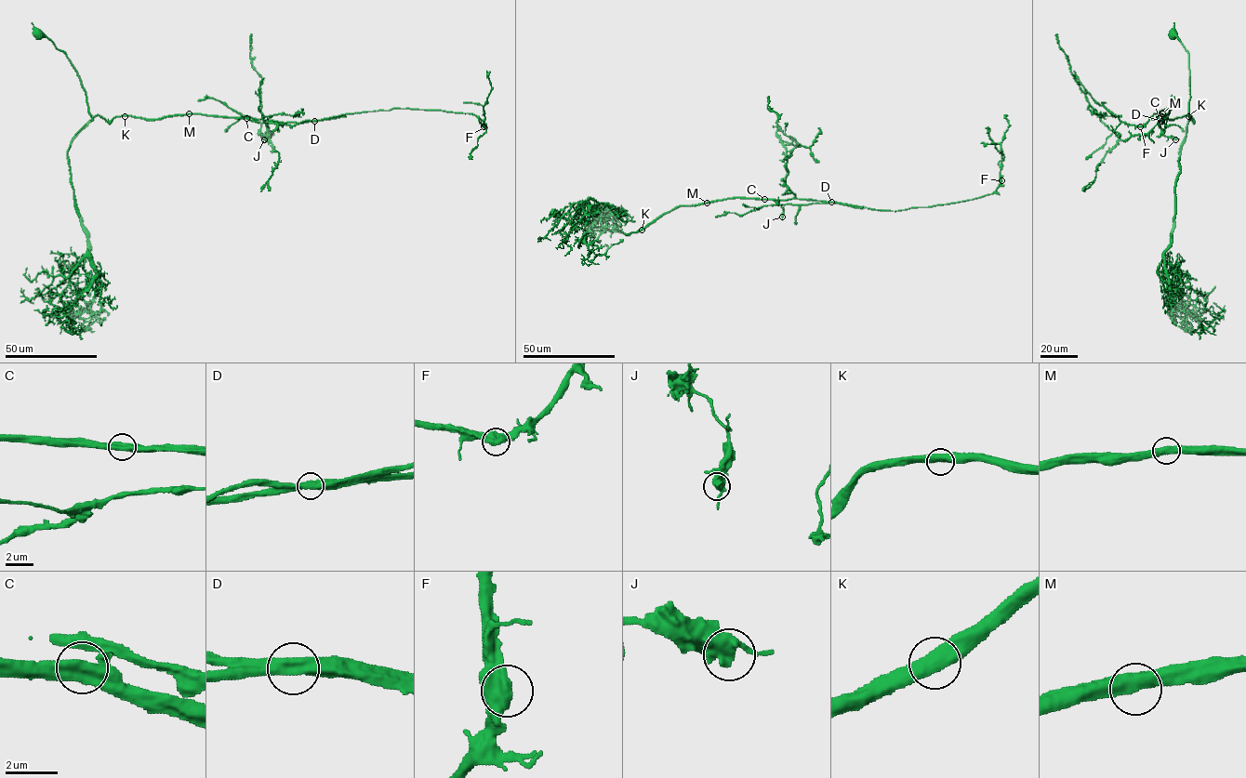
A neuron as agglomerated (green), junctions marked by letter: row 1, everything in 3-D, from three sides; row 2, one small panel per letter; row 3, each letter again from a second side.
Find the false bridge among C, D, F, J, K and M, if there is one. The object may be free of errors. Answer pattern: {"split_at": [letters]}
{"split_at": ["D"]}

